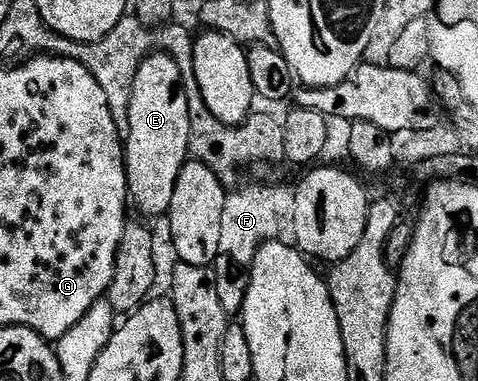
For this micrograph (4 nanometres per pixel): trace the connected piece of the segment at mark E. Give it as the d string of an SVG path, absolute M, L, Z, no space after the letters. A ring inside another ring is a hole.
M154 51L143 59L135 75L129 118L131 131L124 138L123 144L125 174L132 208L137 208L142 213L142 218L149 217L145 219L164 217L172 207L180 171L191 157L191 119L185 84L181 82L181 72L175 59L168 53Z

